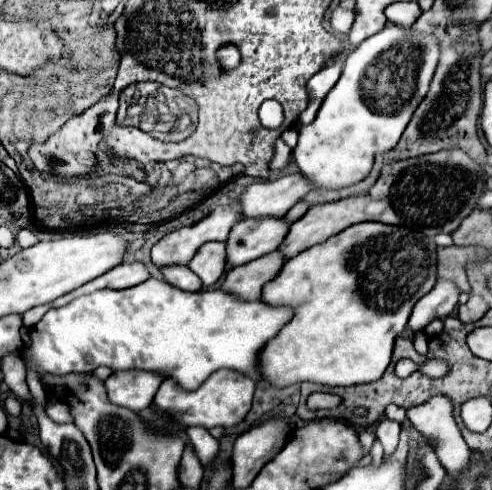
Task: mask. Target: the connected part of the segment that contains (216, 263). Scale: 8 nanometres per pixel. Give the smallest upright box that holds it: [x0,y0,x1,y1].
[188,241,226,287]

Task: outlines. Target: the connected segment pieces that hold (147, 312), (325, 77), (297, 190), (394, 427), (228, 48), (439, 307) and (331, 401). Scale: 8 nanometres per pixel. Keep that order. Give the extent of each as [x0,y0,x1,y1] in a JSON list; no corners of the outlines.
[[30,279,294,391],[300,59,342,125],[242,173,314,217],[376,419,400,457],[216,43,240,71],[408,279,460,333],[308,393,340,409]]

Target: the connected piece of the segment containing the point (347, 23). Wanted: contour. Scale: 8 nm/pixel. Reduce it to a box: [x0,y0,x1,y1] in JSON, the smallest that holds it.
[330,7,355,35]

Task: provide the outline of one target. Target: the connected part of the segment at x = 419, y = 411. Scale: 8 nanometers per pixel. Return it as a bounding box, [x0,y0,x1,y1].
[406,397,470,473]

